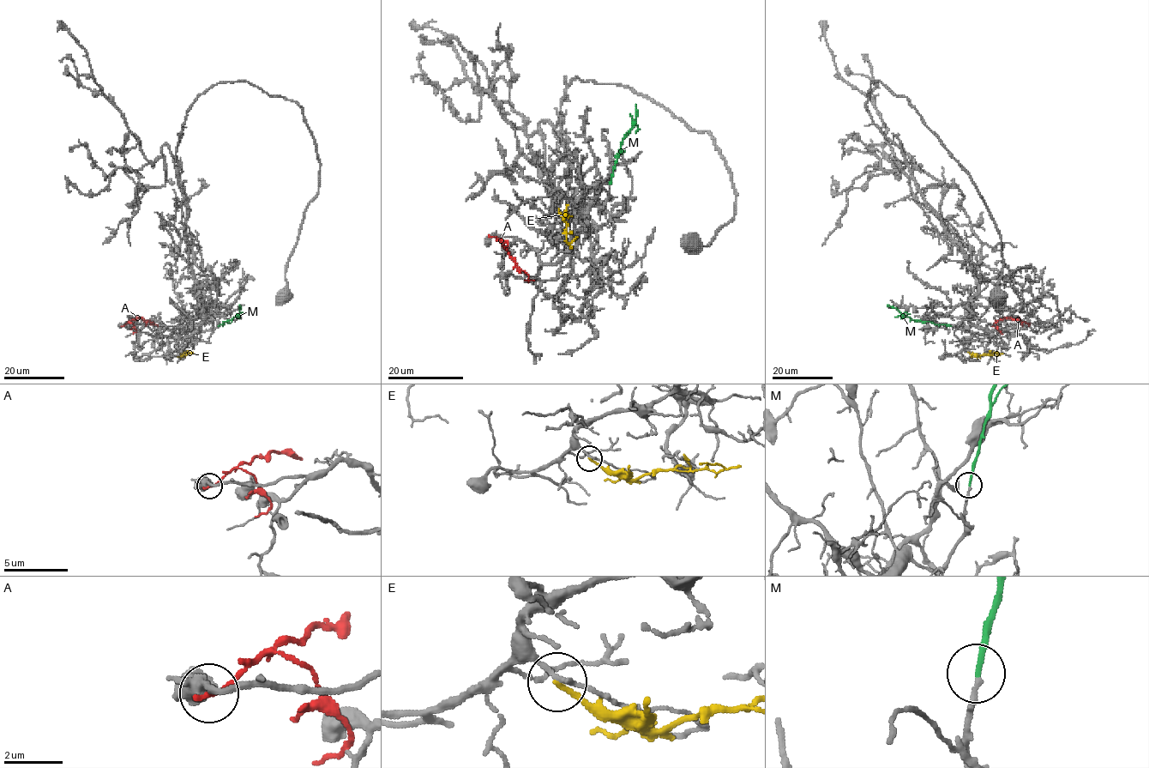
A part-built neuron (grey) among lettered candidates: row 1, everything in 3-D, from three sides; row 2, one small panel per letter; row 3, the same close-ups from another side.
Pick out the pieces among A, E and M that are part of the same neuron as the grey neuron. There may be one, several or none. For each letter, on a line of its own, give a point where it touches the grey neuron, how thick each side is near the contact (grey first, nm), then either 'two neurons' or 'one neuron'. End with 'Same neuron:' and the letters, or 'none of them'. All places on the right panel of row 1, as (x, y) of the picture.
A: contact (993, 326); calibres 240 and 200 nm; two neurons
E: contact (967, 351); calibres 150 and 160 nm; two neurons
M: contact (950, 325); calibres 200 and 180 nm; one neuron
Same neuron: M

